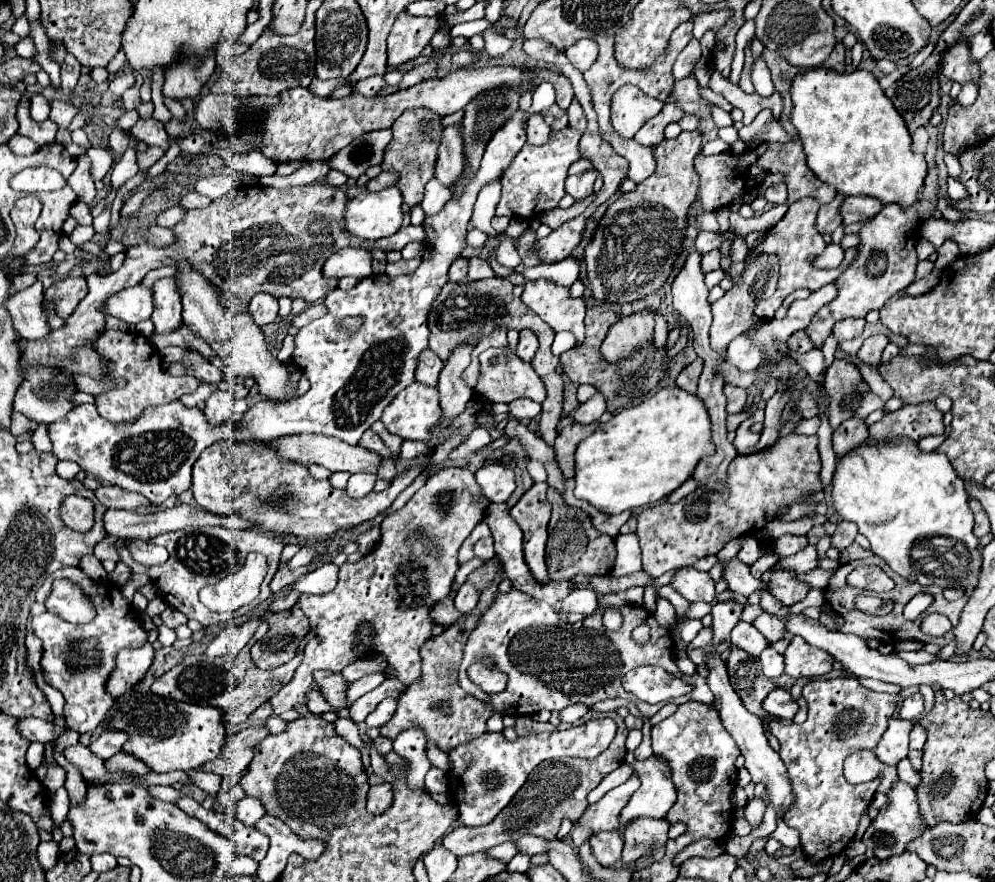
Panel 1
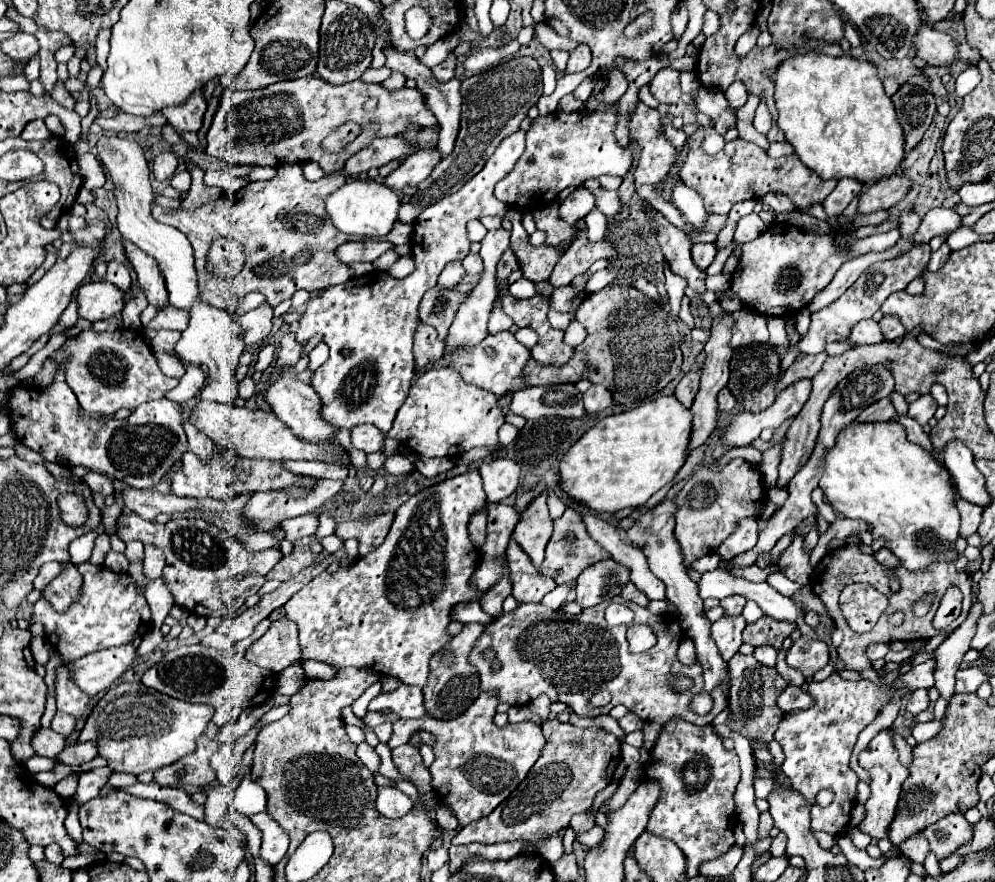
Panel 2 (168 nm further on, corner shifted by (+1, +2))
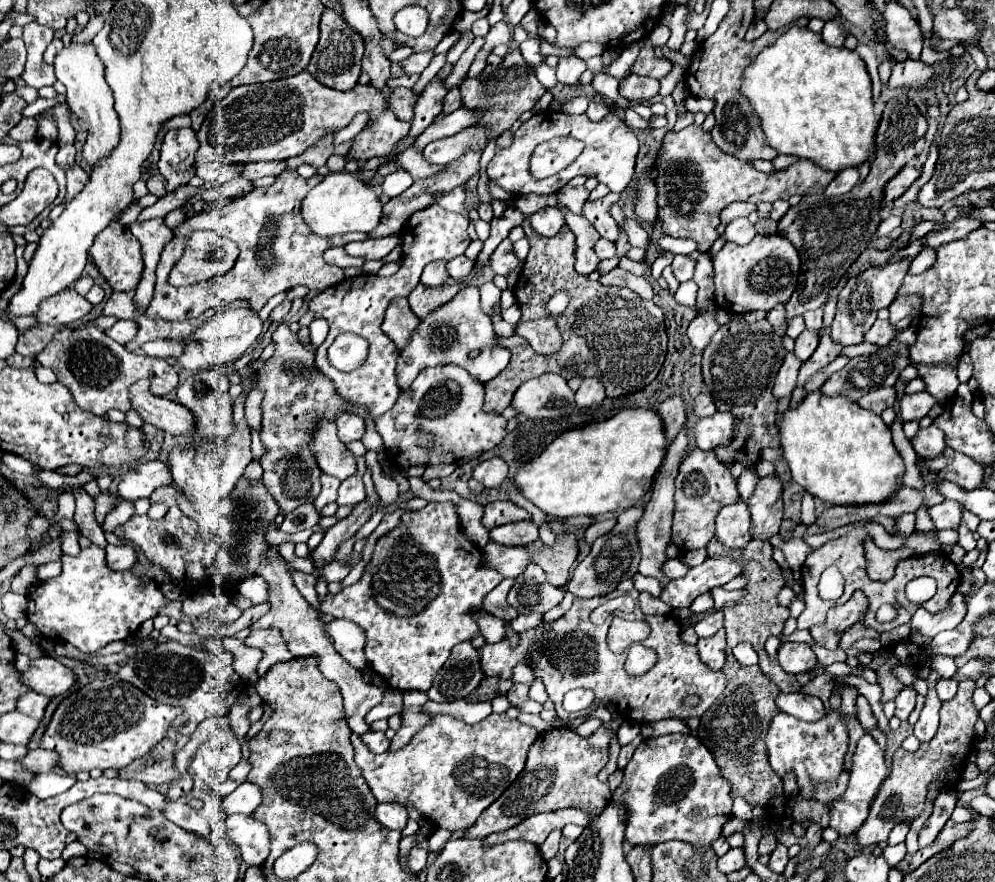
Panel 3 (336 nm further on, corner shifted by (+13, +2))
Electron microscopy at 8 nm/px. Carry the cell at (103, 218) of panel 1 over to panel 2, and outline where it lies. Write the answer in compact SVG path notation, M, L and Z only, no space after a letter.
M104 28L98 32L98 38L96 38L96 60L103 69L103 72L107 69L107 58L110 50L110 30Z

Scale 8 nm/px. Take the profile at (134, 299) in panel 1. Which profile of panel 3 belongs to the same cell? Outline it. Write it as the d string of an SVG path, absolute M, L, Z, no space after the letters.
M74 288L62 290L60 294L46 298L44 304L40 304L40 310L34 314L34 318L40 324L72 324L82 320L92 310L92 304L80 296Z

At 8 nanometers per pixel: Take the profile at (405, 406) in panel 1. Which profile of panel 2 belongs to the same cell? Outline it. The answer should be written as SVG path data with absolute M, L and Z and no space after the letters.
M436 368L424 372L420 378L414 380L408 398L400 406L394 424L390 432L386 434L388 438L394 438L402 442L406 448L420 452L424 456L458 456L474 446L488 446L496 448L498 446L498 428L504 424L504 414L500 410L500 404L492 392L486 392L482 388L470 386L462 380L462 376L452 370L452 368Z

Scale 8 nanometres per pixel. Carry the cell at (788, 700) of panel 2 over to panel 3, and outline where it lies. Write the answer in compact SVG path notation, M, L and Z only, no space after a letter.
M802 692L780 694L776 700L776 706L782 712L796 716L800 720L806 720L806 722L816 722L826 714L824 704L818 696L810 696L810 694L802 694Z

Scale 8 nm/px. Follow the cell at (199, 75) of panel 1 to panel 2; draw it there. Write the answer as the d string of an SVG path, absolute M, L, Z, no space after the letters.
M204 86L192 94L192 98L188 98L188 102L180 104L180 106L168 106L162 110L162 114L166 116L166 120L176 128L176 132L180 134L182 130L194 130L198 132L202 126L202 116L206 112L206 100L204 100Z

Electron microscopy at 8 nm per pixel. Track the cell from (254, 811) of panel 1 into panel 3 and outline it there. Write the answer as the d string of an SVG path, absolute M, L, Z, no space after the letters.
M240 784L230 796L224 798L226 814L252 814L262 802L262 792L256 784Z

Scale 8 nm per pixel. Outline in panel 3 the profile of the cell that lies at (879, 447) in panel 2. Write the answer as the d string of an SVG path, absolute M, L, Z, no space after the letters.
M810 392L798 406L790 406L780 420L780 448L794 482L826 504L874 504L898 492L904 462L892 444L890 428L878 414L860 408L844 396Z

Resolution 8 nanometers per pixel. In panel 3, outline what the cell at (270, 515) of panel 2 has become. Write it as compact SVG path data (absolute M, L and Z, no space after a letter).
M280 324L276 328L272 340L276 342L276 352L266 362L266 366L258 370L258 386L266 392L262 402L264 418L260 430L260 440L266 452L260 458L260 464L264 468L264 484L268 492L276 498L280 512L290 514L298 506L314 502L316 496L320 494L322 470L320 466L316 466L316 458L308 446L316 422L320 422L322 418L332 422L342 412L358 414L366 422L364 446L374 452L384 450L384 446L380 434L374 430L372 418L368 418L368 410L364 410L364 406L352 406L350 402L344 402L344 398L336 394L336 386L332 386L332 380L324 378L324 374L316 370L314 344L302 344L298 334L290 332L286 324Z

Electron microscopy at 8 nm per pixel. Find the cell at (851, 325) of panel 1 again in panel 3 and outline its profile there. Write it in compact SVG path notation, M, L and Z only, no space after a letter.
M876 320L874 326L866 332L866 342L872 342L872 344L876 344L876 346L886 346L886 344L890 344L898 334L900 334L900 330L896 330L888 320Z

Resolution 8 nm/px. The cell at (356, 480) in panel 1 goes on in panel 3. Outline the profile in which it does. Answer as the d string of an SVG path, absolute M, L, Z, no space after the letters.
M364 456L357 458L356 462L356 474L352 478L346 478L338 488L338 498L336 498L338 506L356 506L358 502L362 502L366 498L364 482L362 482L362 474L366 470Z

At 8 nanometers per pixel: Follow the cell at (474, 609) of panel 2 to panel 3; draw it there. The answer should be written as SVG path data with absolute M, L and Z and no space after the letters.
M476 612L474 620L478 622L480 632L486 638L486 642L496 644L496 642L502 642L506 638L506 622L504 620L498 620L496 616L492 616L488 612L484 612L484 614Z

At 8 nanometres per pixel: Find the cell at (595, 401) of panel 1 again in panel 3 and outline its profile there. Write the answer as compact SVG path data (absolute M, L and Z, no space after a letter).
M584 378L580 388L576 390L576 406L578 408L590 408L598 406L604 400L604 386L596 378Z

